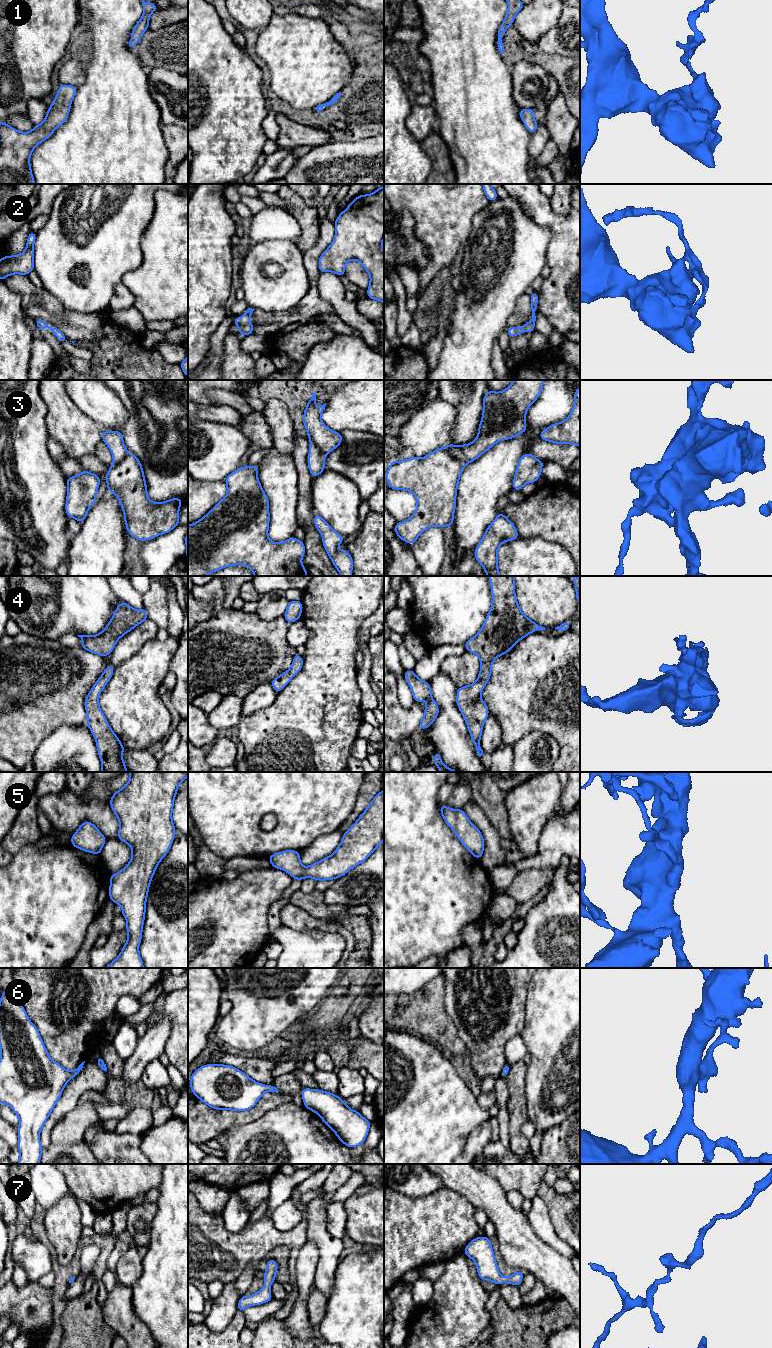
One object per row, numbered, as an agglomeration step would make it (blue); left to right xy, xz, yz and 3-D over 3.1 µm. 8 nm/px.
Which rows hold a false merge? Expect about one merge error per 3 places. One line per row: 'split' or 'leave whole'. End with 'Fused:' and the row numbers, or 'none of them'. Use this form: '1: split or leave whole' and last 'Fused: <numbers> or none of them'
1: leave whole
2: leave whole
3: split
4: leave whole
5: leave whole
6: leave whole
7: leave whole
Fused: 3

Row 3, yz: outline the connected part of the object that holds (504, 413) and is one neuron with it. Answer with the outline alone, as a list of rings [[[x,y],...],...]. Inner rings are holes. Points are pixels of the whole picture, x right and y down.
[[[514,380],[502,392],[487,391],[483,398],[478,436],[470,444],[446,446],[464,467],[498,441],[526,432],[526,412],[541,394],[545,380]]]

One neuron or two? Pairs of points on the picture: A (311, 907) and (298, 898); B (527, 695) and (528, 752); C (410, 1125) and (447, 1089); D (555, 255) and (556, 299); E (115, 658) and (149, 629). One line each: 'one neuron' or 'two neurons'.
A: one neuron
B: two neurons
C: one neuron
D: one neuron
E: one neuron

